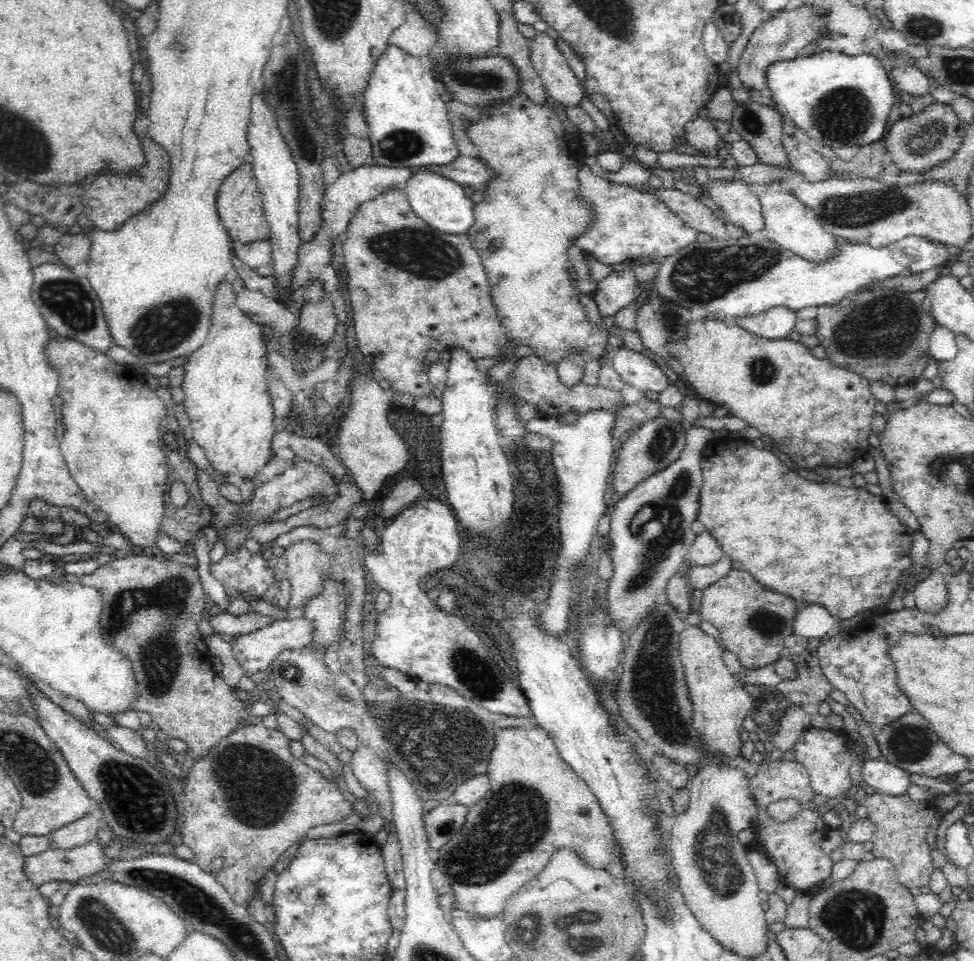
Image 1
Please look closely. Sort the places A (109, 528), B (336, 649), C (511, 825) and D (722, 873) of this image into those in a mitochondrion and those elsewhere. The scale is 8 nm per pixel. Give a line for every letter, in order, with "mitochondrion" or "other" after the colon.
A: other
B: other
C: mitochondrion
D: mitochondrion

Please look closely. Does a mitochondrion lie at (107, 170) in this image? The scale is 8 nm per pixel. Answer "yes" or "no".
no

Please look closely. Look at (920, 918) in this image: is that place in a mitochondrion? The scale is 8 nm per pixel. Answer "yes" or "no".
no

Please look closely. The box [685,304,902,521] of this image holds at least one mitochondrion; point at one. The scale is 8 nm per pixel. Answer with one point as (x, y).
(761, 371)

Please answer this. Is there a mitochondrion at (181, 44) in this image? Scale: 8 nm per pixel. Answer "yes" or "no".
yes

